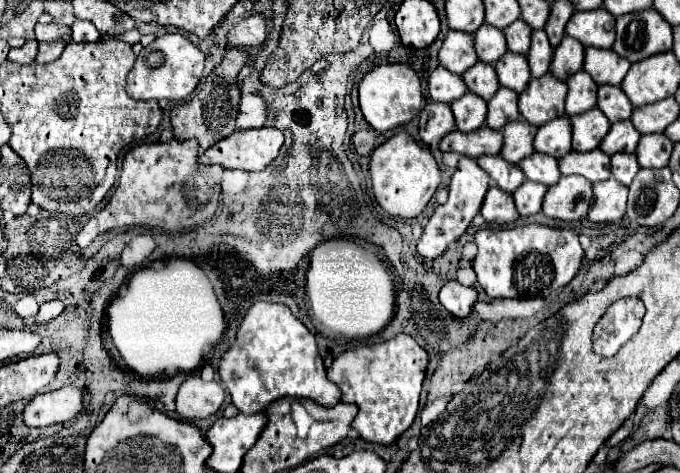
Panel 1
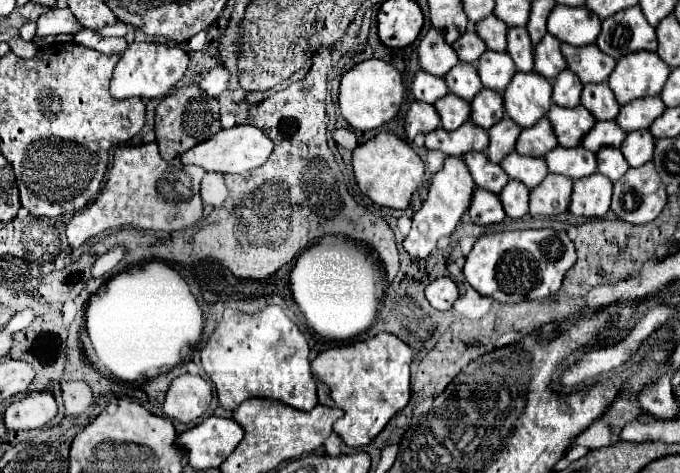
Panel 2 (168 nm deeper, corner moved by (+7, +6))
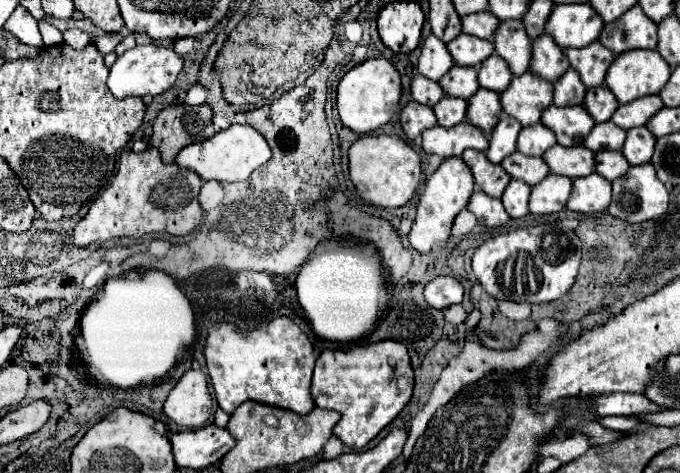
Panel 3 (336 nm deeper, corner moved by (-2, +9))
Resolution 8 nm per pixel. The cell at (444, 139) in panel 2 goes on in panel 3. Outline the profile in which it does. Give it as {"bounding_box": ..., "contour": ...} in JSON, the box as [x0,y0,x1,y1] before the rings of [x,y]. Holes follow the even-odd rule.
{"bounding_box":[422,121,488,157],"contour":[[[462,121],[454,127],[430,127],[422,133],[422,139],[422,149],[426,153],[436,153],[440,157],[460,157],[468,147],[476,151],[488,149],[486,135],[468,121]]]}

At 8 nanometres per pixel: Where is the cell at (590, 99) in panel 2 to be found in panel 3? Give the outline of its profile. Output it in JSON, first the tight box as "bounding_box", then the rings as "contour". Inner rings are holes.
{"bounding_box":[584,85,618,123],"contour":[[[602,85],[602,87],[592,87],[586,91],[586,99],[584,99],[584,107],[586,111],[594,117],[594,121],[602,123],[602,121],[608,121],[616,107],[618,107],[618,99],[614,97],[614,93]]]}

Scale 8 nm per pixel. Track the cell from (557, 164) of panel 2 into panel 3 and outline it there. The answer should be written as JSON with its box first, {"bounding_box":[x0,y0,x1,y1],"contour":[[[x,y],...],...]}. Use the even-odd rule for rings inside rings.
{"bounding_box":[544,145,596,179],"contour":[[[554,145],[544,153],[544,161],[548,163],[552,173],[566,175],[570,179],[586,177],[594,173],[594,167],[596,167],[594,153],[582,145],[574,145],[574,147]]]}

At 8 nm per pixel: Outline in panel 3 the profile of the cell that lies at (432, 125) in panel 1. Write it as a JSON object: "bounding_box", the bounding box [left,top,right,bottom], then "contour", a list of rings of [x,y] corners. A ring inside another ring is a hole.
{"bounding_box":[400,101,438,139],"contour":[[[410,101],[402,109],[400,123],[402,123],[402,129],[408,135],[408,139],[416,139],[418,133],[422,133],[424,129],[434,127],[438,121],[436,121],[436,115],[434,115],[432,107],[416,103],[416,101]]]}

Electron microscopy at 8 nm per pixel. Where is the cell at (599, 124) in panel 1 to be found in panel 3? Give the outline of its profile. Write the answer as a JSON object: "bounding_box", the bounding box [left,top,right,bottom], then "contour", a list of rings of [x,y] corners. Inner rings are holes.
{"bounding_box":[540,105,596,147],"contour":[[[582,105],[574,107],[548,107],[544,109],[544,115],[540,119],[544,125],[548,125],[554,135],[558,137],[558,143],[564,147],[582,145],[596,121],[588,115],[588,111]]]}

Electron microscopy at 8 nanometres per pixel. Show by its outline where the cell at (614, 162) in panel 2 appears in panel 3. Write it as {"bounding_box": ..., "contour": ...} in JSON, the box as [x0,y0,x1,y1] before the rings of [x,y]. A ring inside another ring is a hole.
{"bounding_box":[596,149,630,181],"contour":[[[606,149],[606,151],[596,153],[596,173],[600,173],[602,177],[614,181],[614,179],[620,179],[622,175],[626,175],[628,169],[630,169],[630,163],[622,155],[622,151]]]}

